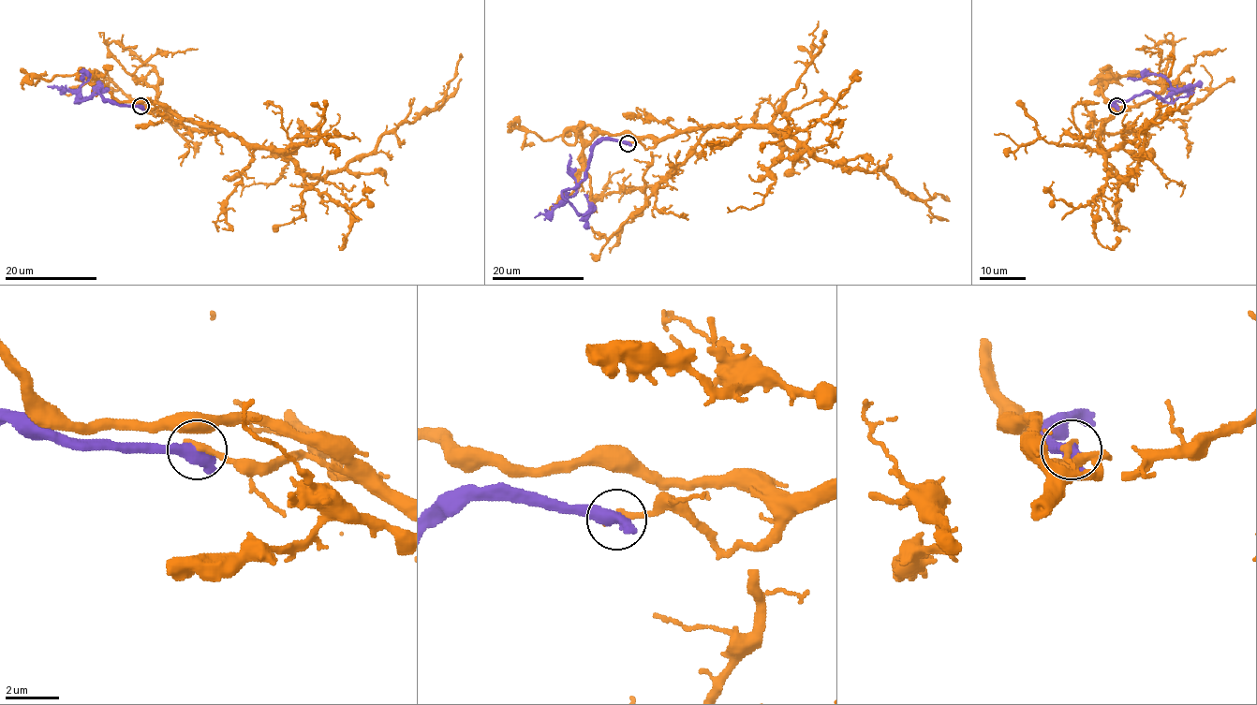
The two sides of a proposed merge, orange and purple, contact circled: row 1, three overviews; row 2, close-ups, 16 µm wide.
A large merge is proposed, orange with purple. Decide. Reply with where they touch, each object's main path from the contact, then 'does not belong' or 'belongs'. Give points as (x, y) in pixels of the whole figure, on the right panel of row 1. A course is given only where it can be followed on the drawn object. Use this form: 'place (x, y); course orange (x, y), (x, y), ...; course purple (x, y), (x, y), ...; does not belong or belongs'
place (1116, 106); course orange (1116, 105), (1101, 125), (1100, 152), (1122, 178), (1138, 161), (1144, 129), (1174, 108), (1168, 55); course purple (1116, 106), (1113, 104), (1116, 100), (1151, 93), (1162, 100), (1172, 89), (1160, 75), (1127, 79); does not belong

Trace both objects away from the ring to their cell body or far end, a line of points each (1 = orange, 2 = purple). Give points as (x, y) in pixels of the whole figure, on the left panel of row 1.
1: (140, 105), (218, 125), (249, 145), (274, 146), (322, 178), (367, 155), (383, 134), (435, 108), (459, 55)
2: (140, 106), (113, 104), (97, 93), (80, 100), (80, 89), (89, 75), (85, 74), (82, 79)

